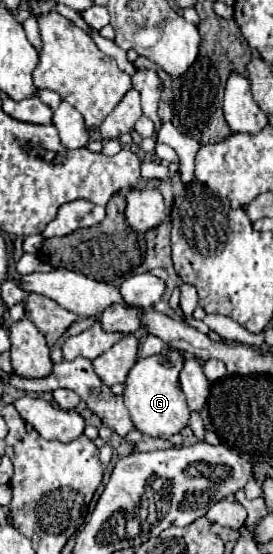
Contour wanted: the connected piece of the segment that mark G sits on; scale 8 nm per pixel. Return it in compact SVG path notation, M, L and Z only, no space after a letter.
M169 347L157 355L137 359L133 369L129 371L123 401L129 409L129 417L135 429L139 429L141 433L149 437L169 439L189 423L189 407L179 387L179 371L183 369L183 359L185 357L181 355L181 351Z

